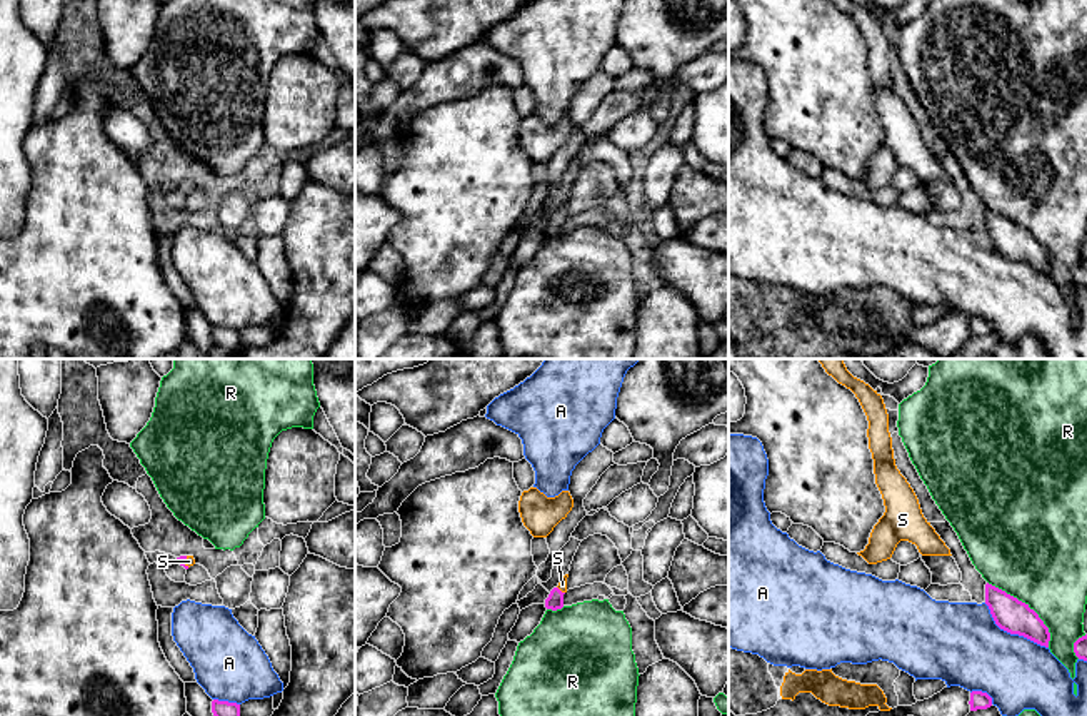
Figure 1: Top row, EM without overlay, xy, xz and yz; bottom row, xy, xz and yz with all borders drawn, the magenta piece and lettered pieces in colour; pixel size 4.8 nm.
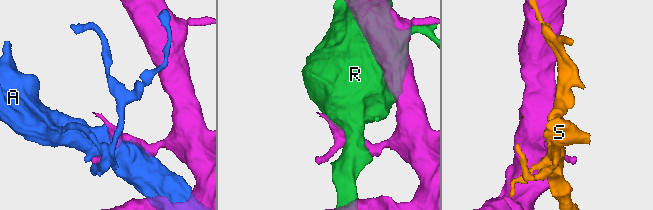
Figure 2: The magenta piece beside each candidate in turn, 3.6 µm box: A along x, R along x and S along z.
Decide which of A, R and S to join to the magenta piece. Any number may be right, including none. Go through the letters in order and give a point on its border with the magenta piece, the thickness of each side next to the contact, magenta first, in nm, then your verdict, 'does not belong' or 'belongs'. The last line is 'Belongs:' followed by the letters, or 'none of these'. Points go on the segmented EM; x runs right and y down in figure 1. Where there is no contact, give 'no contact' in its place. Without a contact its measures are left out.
A: meets magenta in yz at (1012, 633); 160 nm thick on the magenta side, 380 nm on the other; does not belong
R: meets magenta in yz at (1027, 606); 160 nm thick on the magenta side, 460 nm on the other; does not belong
S: meets magenta in xy at (184, 561); 40 nm thick on the magenta side, 50 nm on the other; does not belong
Belongs: none of these

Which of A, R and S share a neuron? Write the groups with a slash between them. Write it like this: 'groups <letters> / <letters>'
groups A / R / S

